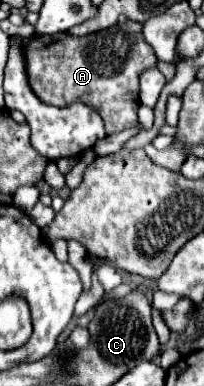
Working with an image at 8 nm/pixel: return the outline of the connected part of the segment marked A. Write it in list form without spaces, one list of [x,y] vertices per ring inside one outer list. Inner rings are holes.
[[[133,21],[117,23],[111,29],[85,37],[73,37],[69,33],[49,37],[35,35],[27,41],[25,57],[29,65],[29,85],[43,103],[65,107],[77,99],[89,101],[89,105],[99,109],[107,133],[137,127],[139,75],[157,63],[151,45],[145,45],[141,37],[141,23]]]

